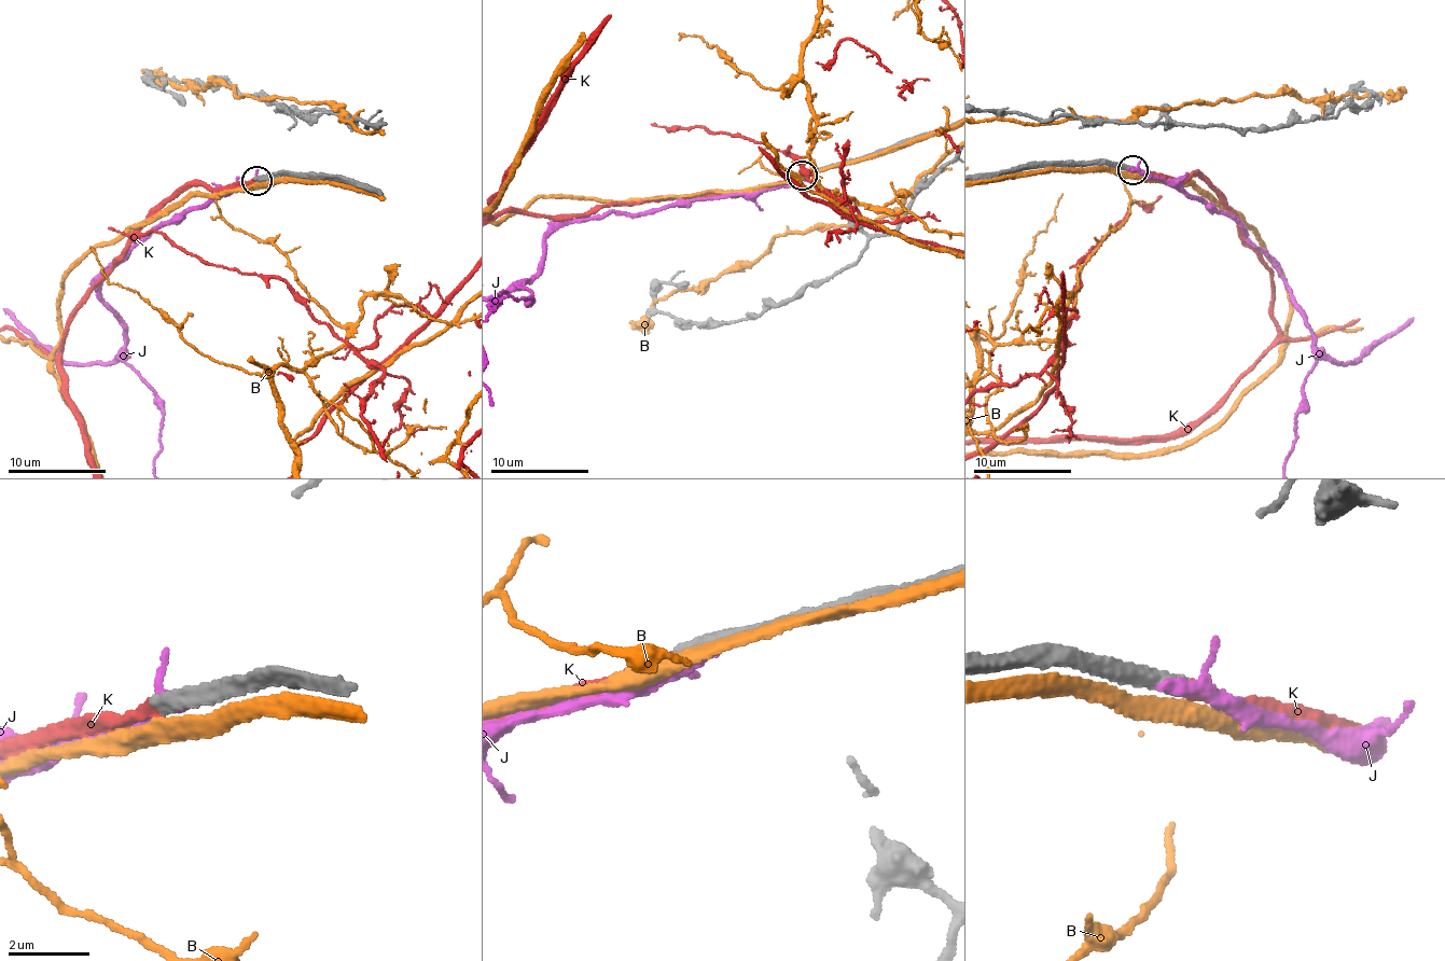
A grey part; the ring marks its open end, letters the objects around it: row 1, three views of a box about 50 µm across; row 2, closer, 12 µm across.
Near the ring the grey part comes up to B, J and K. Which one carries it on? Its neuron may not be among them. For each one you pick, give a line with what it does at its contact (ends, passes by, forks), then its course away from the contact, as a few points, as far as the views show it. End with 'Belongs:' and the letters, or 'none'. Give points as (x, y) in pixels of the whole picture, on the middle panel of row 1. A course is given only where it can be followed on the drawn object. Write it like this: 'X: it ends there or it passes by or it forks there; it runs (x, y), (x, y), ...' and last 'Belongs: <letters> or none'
K: it ends there
Belongs: K

